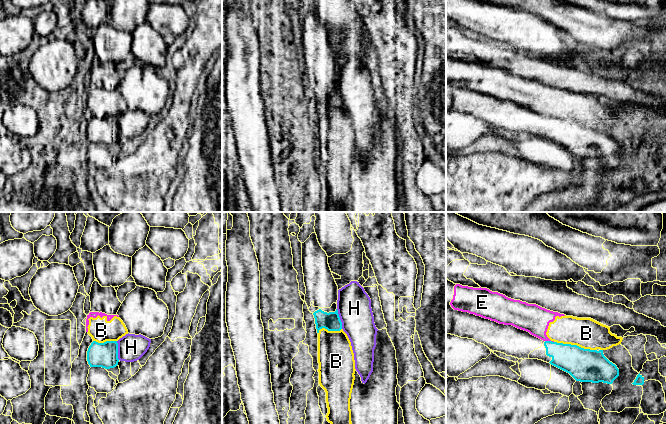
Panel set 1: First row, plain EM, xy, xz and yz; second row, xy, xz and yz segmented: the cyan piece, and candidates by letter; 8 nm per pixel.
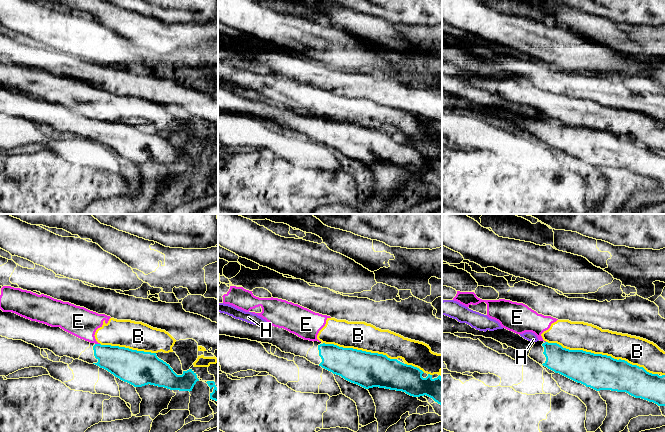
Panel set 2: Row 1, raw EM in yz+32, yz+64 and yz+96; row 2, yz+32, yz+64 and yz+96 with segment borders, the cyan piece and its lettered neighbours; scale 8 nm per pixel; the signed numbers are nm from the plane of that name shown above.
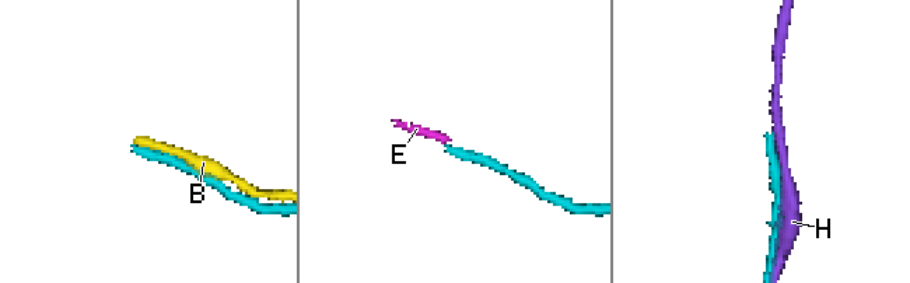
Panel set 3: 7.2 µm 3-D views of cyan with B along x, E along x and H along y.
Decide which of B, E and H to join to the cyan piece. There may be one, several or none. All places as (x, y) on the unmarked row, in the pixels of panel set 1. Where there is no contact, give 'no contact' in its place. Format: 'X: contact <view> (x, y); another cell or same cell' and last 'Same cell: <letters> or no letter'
B: contact yz (575, 121); another cell
E: contact yz (549, 117); another cell
H: contact xz (339, 95); another cell
Same cell: no letter

